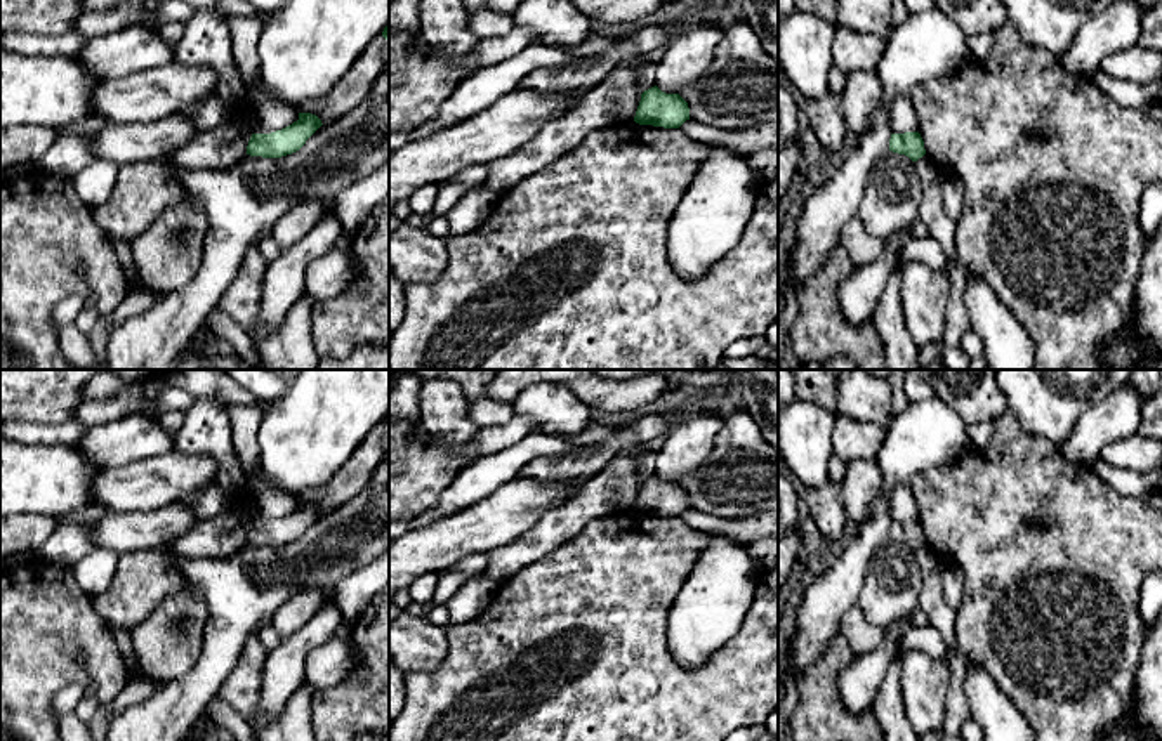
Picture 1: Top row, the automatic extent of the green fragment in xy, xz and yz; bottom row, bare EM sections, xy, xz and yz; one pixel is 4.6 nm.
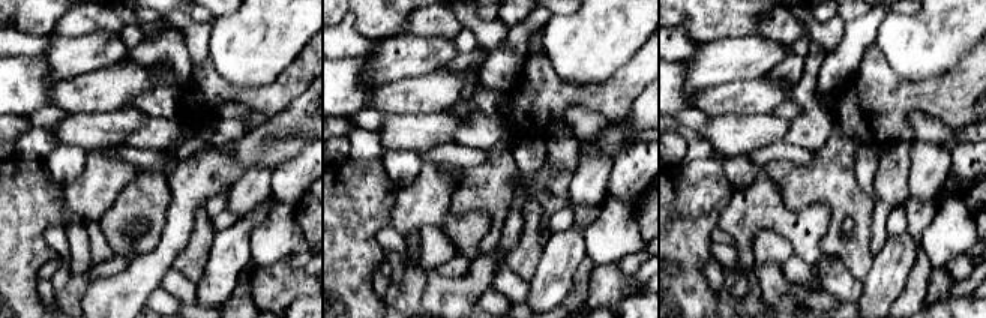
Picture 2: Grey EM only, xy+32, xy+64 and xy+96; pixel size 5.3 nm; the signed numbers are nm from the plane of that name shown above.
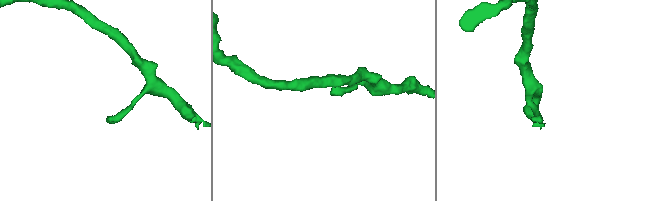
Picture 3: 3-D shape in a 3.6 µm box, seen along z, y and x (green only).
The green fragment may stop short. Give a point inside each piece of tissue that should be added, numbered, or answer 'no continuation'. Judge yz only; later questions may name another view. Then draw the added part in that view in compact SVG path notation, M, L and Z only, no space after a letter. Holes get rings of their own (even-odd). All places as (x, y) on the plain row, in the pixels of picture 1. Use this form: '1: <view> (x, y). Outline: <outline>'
no continuation

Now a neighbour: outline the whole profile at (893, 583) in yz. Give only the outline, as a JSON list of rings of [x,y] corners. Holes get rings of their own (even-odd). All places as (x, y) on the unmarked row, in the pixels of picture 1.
[[[888,538],[868,561],[858,607],[868,623],[893,630],[919,607],[922,583],[915,552]]]

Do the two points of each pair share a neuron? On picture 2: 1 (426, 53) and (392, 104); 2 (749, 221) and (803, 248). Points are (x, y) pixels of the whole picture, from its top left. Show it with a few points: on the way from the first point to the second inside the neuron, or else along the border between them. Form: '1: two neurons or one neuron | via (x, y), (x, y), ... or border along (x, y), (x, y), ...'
1: two neurons | border along (443, 66), (420, 75), (383, 83), (377, 87)
2: one neuron | via (764, 221), (781, 221), (793, 233)

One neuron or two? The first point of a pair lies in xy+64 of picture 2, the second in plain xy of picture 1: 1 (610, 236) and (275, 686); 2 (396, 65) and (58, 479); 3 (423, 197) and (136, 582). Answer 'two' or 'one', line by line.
1: two
2: two
3: one

